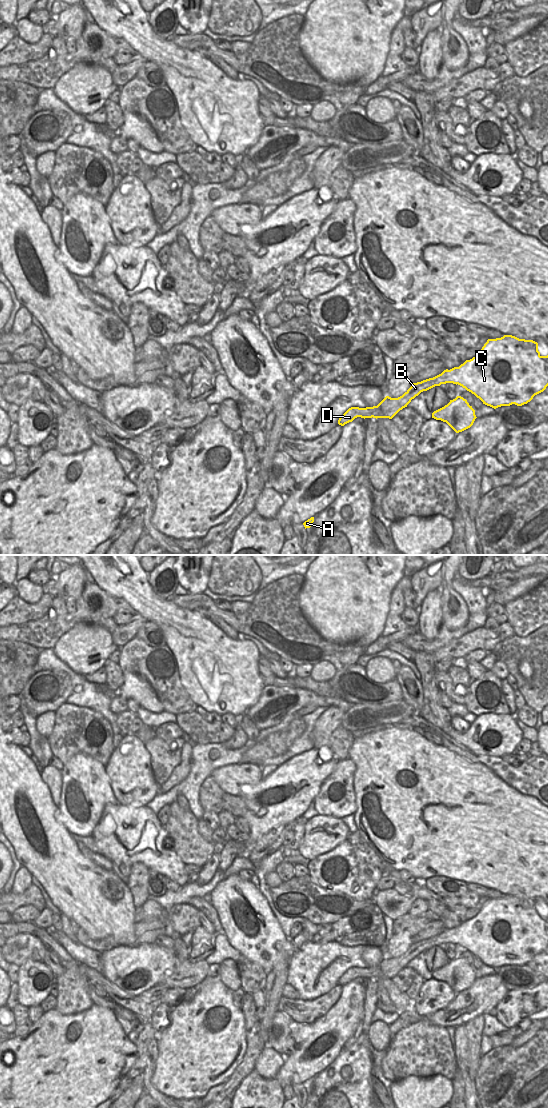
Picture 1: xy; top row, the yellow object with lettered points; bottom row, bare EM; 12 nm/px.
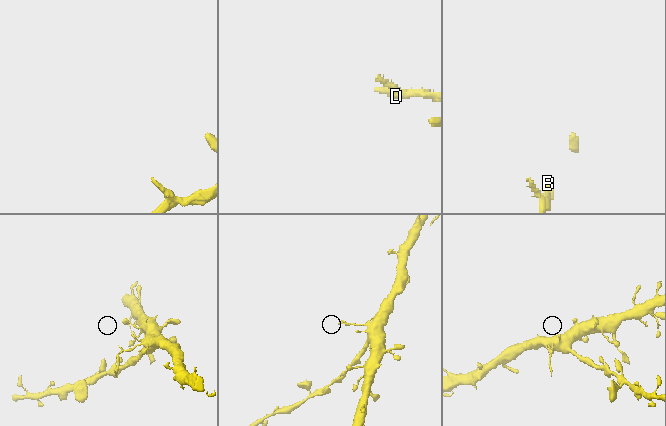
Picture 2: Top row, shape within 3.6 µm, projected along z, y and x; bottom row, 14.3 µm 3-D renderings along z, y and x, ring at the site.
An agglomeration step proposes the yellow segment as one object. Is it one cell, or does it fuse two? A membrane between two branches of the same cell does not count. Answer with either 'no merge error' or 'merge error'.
merge error

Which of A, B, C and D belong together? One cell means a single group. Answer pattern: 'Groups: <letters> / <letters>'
Groups: A D / B C.

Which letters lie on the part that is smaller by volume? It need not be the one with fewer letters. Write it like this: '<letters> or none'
A, D.

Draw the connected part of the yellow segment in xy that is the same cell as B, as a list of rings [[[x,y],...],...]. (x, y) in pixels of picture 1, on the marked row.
[[[512,335],[488,339],[475,357],[466,360],[459,367],[446,369],[433,378],[413,383],[402,396],[398,398],[386,396],[377,406],[366,409],[372,412],[373,418],[392,419],[421,392],[446,383],[462,386],[479,398],[483,404],[494,409],[512,404],[522,406],[548,386],[548,355],[541,356],[538,343],[533,340],[519,339]]]

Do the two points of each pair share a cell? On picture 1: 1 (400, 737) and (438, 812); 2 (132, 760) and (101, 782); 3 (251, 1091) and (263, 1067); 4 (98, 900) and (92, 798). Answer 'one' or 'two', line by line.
1: one
2: two
3: two
4: two

